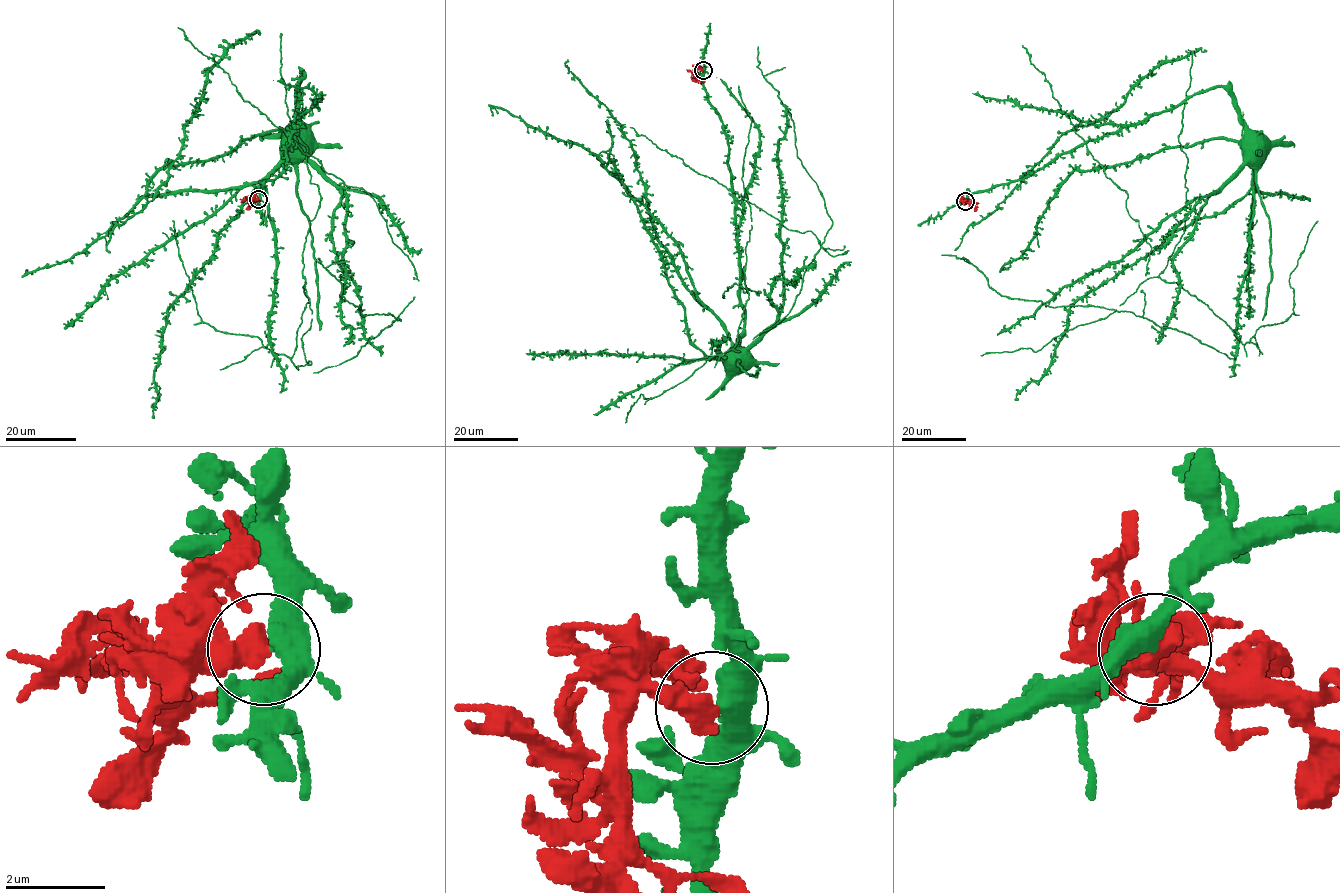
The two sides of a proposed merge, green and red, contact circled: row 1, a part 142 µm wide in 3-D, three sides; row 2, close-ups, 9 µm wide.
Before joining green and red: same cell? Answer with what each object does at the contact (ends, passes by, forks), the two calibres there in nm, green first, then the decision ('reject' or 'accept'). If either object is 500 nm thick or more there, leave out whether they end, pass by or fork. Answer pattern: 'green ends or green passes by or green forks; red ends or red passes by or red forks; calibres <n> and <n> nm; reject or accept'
green passes by; red passes by; calibres 440 and 360 nm; reject

